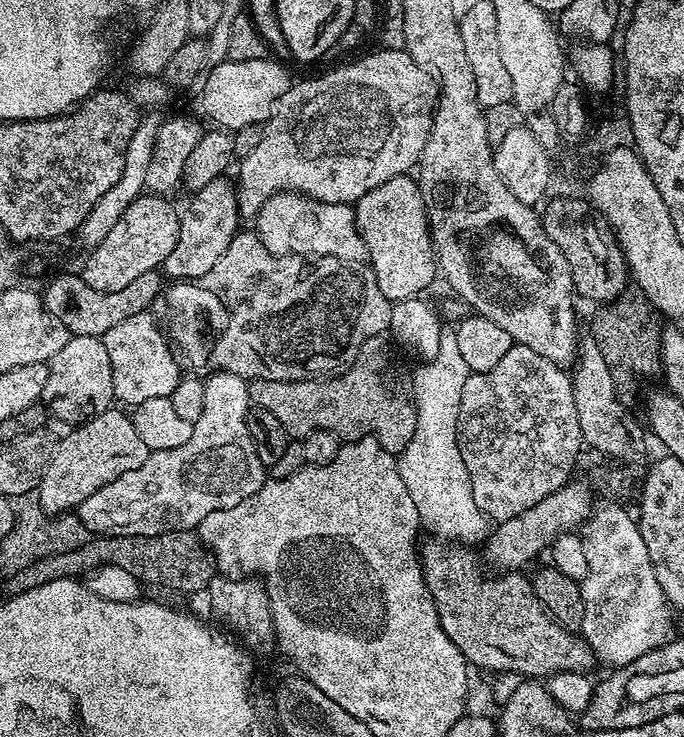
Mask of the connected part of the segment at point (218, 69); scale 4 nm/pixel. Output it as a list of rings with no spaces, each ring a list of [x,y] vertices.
[[[274,58],[251,62],[224,61],[213,65],[201,83],[200,106],[203,114],[221,129],[235,132],[242,126],[261,125],[267,120],[278,98],[292,83],[281,61]]]

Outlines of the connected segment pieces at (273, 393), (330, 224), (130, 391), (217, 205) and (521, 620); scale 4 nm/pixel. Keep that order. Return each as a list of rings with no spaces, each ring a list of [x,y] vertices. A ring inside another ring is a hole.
[[[383,335],[371,336],[365,340],[356,359],[331,378],[313,378],[310,380],[253,380],[248,386],[248,399],[262,410],[270,410],[278,422],[288,432],[289,437],[303,438],[311,434],[315,428],[333,432],[341,438],[359,438],[375,436],[387,452],[399,454],[414,438],[416,429],[416,406],[410,391],[410,376],[400,365],[396,357],[397,349]]]
[[[279,192],[262,202],[258,214],[254,217],[254,224],[256,235],[276,256],[309,252],[312,258],[335,258],[340,262],[364,262],[368,259],[366,242],[362,242],[360,237],[356,225],[356,210],[351,204],[327,204],[321,200],[311,200],[302,192]]]
[[[146,311],[134,314],[134,318],[125,318],[118,322],[118,326],[110,326],[102,338],[106,354],[110,354],[114,397],[119,403],[121,400],[124,404],[135,406],[150,402],[150,398],[169,398],[182,378],[181,361],[169,337],[162,331],[161,325],[160,328],[156,325],[152,315],[151,311]]]
[[[221,178],[202,186],[191,197],[188,209],[180,212],[180,229],[178,242],[167,258],[167,267],[172,267],[175,279],[180,282],[199,280],[207,272],[214,269],[214,264],[222,254],[226,253],[226,246],[241,231],[242,217],[240,207],[236,201],[236,184]]]
[[[440,538],[433,539],[433,541],[433,544],[428,544],[425,548],[423,545],[423,547],[419,549],[420,568],[424,571],[424,581],[436,603],[438,618],[440,619],[440,625],[446,634],[446,638],[450,638],[450,642],[454,642],[454,646],[458,646],[458,650],[463,654],[469,665],[476,667],[477,664],[480,668],[489,668],[492,674],[516,672],[522,678],[551,678],[557,672],[579,672],[581,670],[588,670],[588,667],[594,664],[592,649],[589,648],[588,643],[579,635],[573,634],[569,629],[563,628],[561,624],[557,624],[556,621],[548,615],[548,611],[540,605],[540,599],[532,592],[531,579],[529,579],[527,575],[524,577],[523,575],[525,573],[523,571],[508,570],[503,574],[496,574],[500,576],[484,576],[483,570],[480,569],[479,558],[468,549],[471,547],[457,546],[455,543],[445,542]]]

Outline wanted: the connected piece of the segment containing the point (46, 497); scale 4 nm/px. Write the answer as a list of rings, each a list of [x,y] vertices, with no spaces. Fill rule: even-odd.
[[[109,410],[90,418],[85,424],[77,424],[69,436],[55,441],[52,456],[43,465],[38,483],[38,499],[45,512],[64,507],[80,497],[90,498],[104,484],[119,481],[122,474],[142,466],[149,456],[146,442],[138,438],[132,417],[127,411]]]

